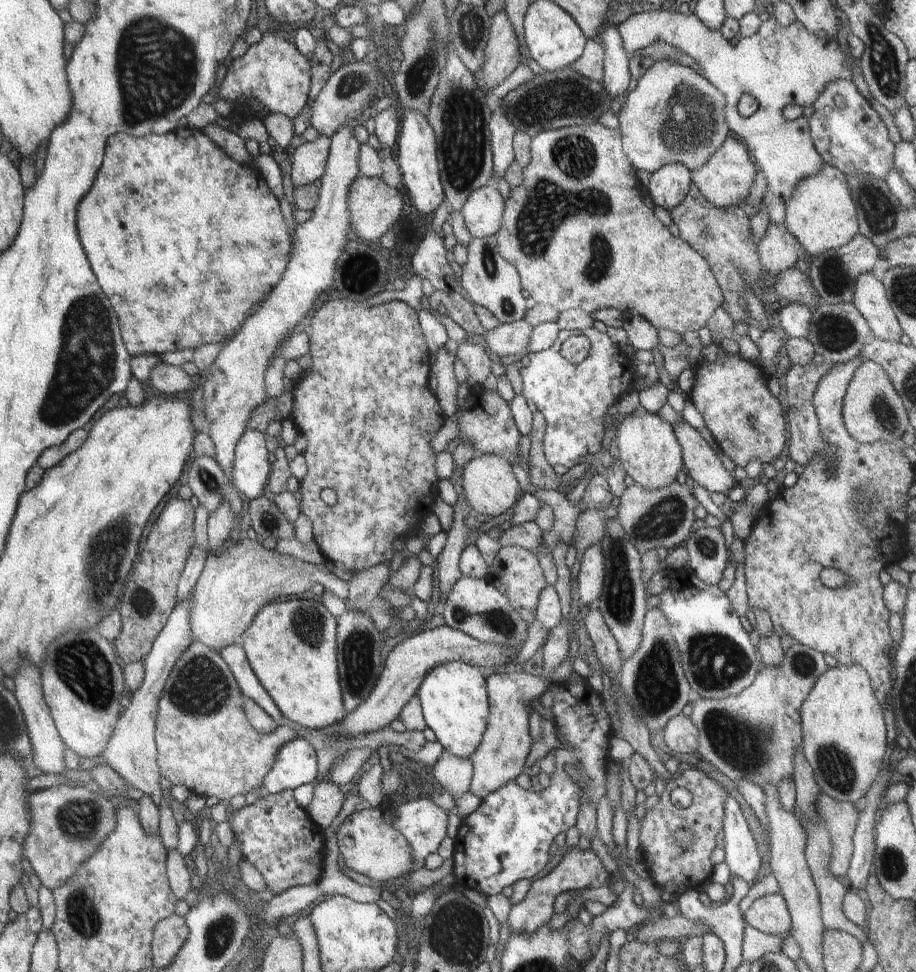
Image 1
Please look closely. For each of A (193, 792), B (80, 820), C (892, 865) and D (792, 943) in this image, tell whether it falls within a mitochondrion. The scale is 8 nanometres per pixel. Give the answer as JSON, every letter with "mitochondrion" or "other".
{"A":"other","B":"mitochondrion","C":"mitochondrion","D":"other"}

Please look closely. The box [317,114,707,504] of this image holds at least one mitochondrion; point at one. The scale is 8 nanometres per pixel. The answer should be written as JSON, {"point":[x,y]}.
{"point":[550,202]}

